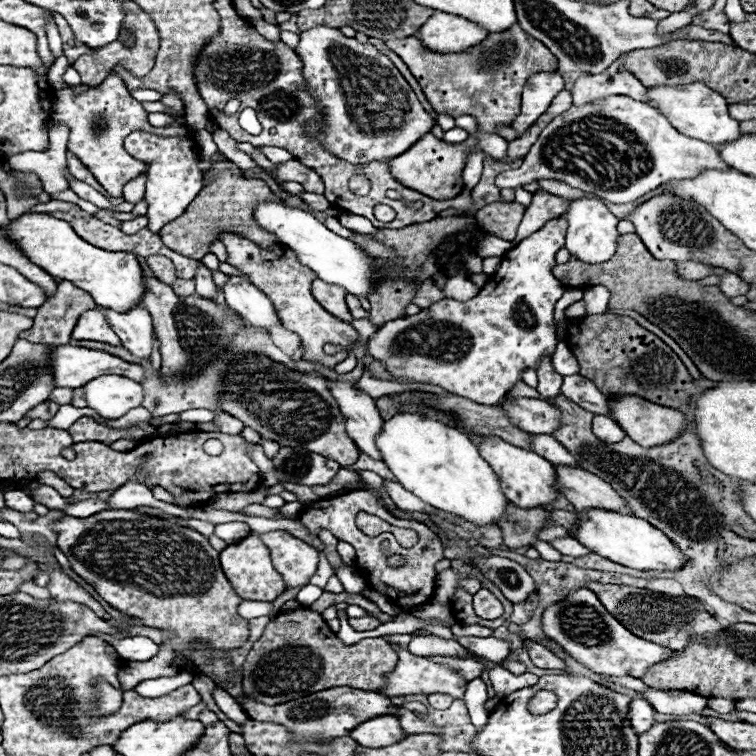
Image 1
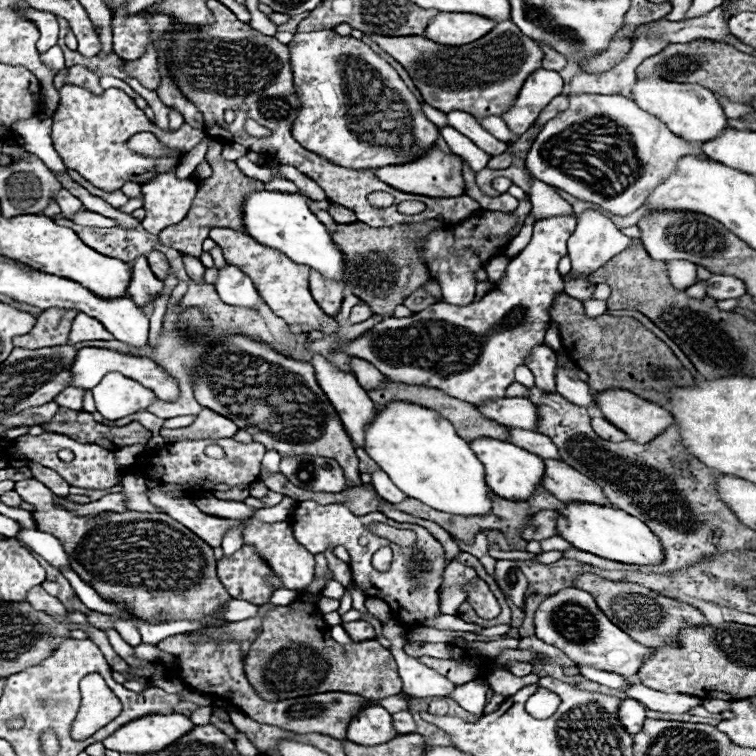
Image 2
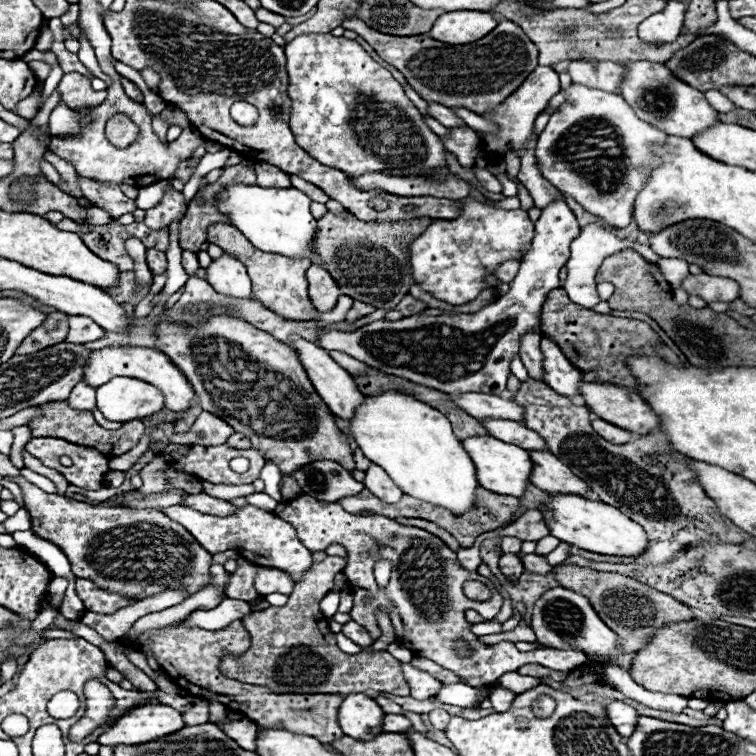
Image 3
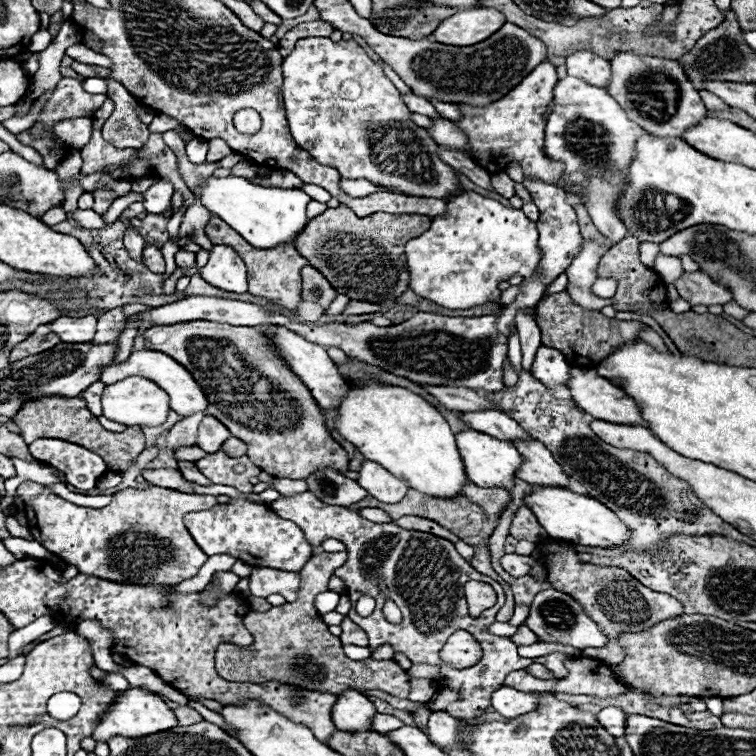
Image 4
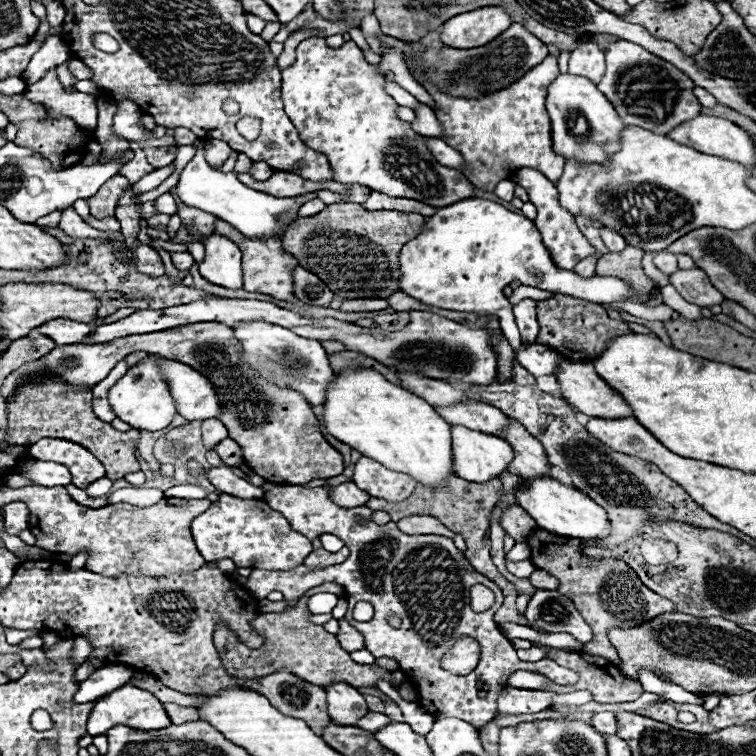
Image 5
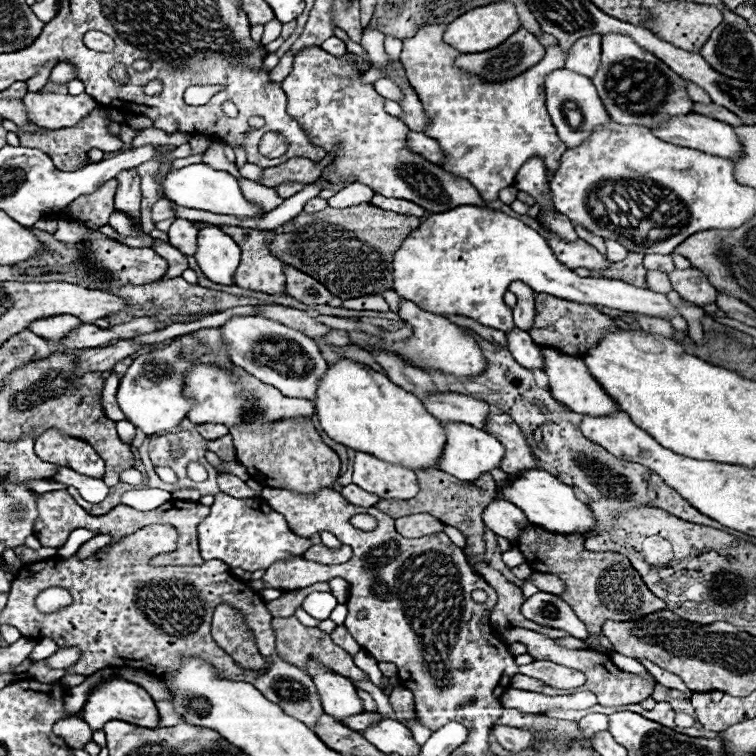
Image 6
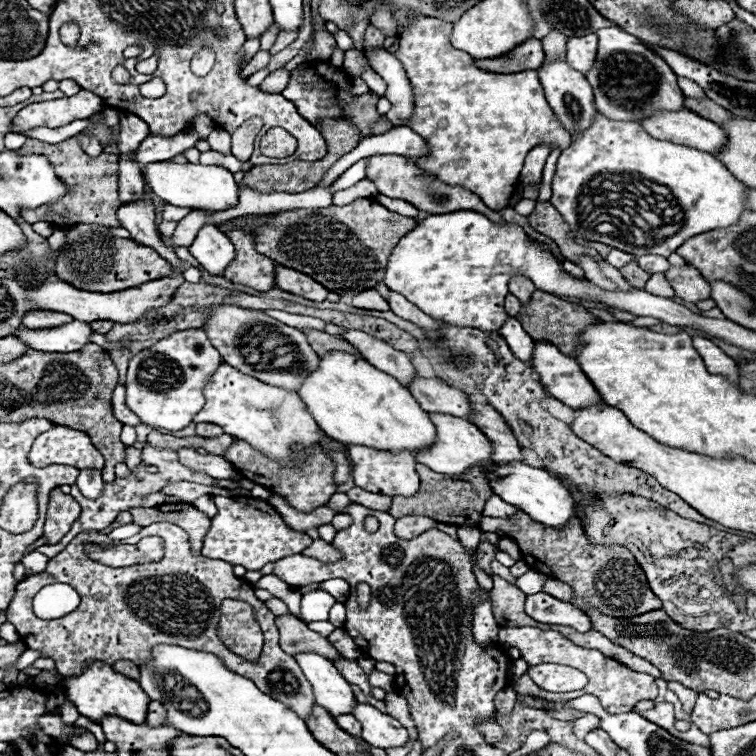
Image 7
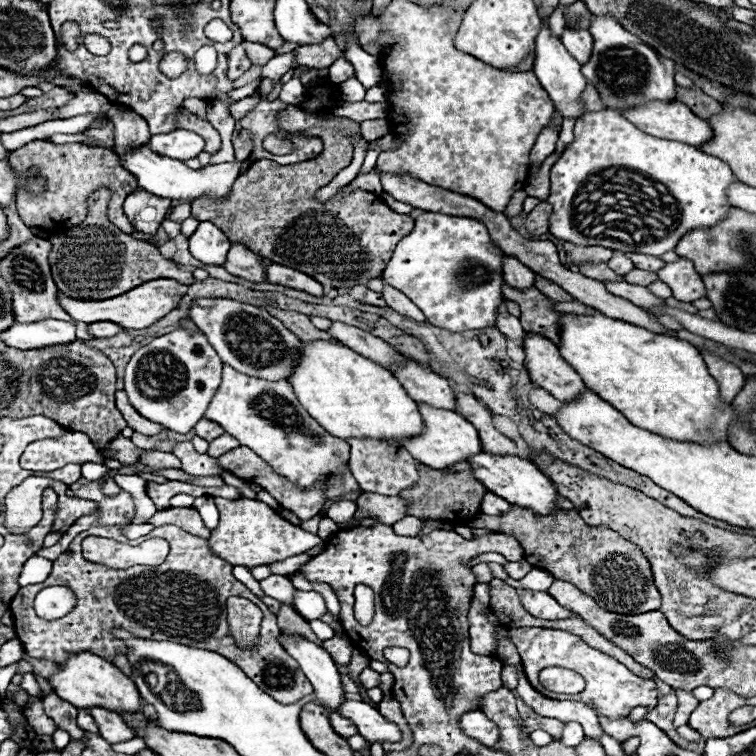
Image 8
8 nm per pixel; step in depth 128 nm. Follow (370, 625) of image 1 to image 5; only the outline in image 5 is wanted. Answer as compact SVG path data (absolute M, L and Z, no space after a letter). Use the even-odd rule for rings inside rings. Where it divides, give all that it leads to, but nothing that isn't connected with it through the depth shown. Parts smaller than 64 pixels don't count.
M340 620L340 630L336 634L340 646L346 650L346 652L356 652L356 650L362 650L364 648L364 638L360 636L360 632L356 628L352 628L346 620Z

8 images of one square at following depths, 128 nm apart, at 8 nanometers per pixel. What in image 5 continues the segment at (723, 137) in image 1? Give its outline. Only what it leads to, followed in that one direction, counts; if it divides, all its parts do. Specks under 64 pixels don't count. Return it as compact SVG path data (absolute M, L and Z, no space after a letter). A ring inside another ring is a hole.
M616 40L606 50L606 74L598 82L598 90L612 102L626 126L640 126L656 134L668 134L676 124L692 120L700 114L700 102L692 94L694 82L678 68L644 52L638 44Z

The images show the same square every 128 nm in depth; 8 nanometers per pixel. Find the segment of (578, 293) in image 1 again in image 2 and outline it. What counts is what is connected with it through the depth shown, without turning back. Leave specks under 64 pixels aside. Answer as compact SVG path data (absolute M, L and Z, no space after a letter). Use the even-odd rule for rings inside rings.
M552 324L552 328L548 328L548 332L546 332L546 338L544 338L544 344L546 344L548 348L552 348L556 354L560 354L560 352L562 352L560 334L558 334L558 328L556 328L556 324Z

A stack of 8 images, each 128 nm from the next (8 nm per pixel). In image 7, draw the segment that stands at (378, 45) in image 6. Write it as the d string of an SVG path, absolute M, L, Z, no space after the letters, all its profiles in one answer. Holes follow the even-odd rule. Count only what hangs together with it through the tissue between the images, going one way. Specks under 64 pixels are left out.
M384 48L366 52L366 56L368 56L374 72L380 74L384 78L384 82L388 84L386 94L384 94L392 104L392 110L386 114L388 120L394 126L408 124L406 118L410 118L410 114L412 114L412 88L410 88L410 80L406 76L404 66L400 64L400 60L394 54L386 52Z

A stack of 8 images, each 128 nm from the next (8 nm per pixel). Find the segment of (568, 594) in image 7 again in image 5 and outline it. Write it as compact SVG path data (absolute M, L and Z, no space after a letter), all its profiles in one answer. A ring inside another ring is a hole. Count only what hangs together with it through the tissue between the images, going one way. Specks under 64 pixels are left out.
M536 570L530 576L530 582L532 582L532 586L536 586L540 590L556 590L558 588L558 580L554 576L550 576L548 572L544 572L544 570Z

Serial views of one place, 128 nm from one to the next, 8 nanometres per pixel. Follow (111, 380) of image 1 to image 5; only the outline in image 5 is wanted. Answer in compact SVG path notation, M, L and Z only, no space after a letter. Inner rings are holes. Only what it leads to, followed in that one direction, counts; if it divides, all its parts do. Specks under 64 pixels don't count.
M144 358L140 364L128 368L128 372L110 388L108 400L116 416L136 430L148 430L148 432L162 430L176 416L176 404L170 396L168 382L164 380L154 358Z

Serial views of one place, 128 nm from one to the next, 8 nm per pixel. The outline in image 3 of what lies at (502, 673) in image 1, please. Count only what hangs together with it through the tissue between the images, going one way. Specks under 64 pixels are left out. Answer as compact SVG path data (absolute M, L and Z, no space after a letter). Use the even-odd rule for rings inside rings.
M515 671L500 676L500 680L496 682L496 688L508 688L508 690L512 690L514 694L520 694L520 692L526 692L526 690L536 688L538 684L542 684L541 679L532 676L522 676L522 674L518 674L518 672Z

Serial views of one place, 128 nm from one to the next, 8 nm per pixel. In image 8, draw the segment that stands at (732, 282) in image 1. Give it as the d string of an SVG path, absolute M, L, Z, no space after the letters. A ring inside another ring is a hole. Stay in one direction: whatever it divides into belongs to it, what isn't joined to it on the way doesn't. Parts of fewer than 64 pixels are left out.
M678 258L676 262L664 264L664 268L660 268L658 272L658 278L672 288L674 298L680 302L694 302L706 296L702 276L686 258Z

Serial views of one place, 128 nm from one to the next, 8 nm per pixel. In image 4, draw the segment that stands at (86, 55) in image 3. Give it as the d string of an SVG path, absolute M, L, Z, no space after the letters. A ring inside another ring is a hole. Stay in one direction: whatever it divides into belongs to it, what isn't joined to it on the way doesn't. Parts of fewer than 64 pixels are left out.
M108 80L108 98L114 100L116 108L106 120L102 134L116 148L136 148L140 150L148 142L148 126L136 116L138 100L128 94L128 90L114 80Z

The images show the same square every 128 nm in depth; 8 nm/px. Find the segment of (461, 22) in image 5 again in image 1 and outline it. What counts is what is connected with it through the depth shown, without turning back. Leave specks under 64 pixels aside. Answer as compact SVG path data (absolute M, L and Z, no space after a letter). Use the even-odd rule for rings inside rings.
M434 12L428 22L416 34L430 50L436 52L462 52L474 44L480 44L488 30L478 24L460 18L456 14Z

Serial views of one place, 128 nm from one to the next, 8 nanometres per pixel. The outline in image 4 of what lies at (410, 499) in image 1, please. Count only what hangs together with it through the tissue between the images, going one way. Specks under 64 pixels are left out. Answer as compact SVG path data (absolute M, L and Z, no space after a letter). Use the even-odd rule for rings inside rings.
M364 460L362 468L360 468L360 478L358 484L368 490L370 496L374 496L380 502L386 504L396 504L400 502L406 492L408 492L408 484L402 482L400 478L392 476L388 470L384 470L380 464Z

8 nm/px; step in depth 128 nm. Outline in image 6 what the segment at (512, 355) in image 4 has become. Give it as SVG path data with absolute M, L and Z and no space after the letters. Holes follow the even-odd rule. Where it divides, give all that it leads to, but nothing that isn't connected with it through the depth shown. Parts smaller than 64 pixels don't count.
M458 206L448 212L432 214L402 242L400 250L396 250L392 268L398 296L416 302L432 314L468 316L504 332L514 328L512 312L504 304L508 284L514 280L526 282L534 292L552 294L570 302L600 304L664 320L672 320L680 314L666 294L636 288L622 280L576 276L556 260L548 242L536 230L504 212L480 206Z

